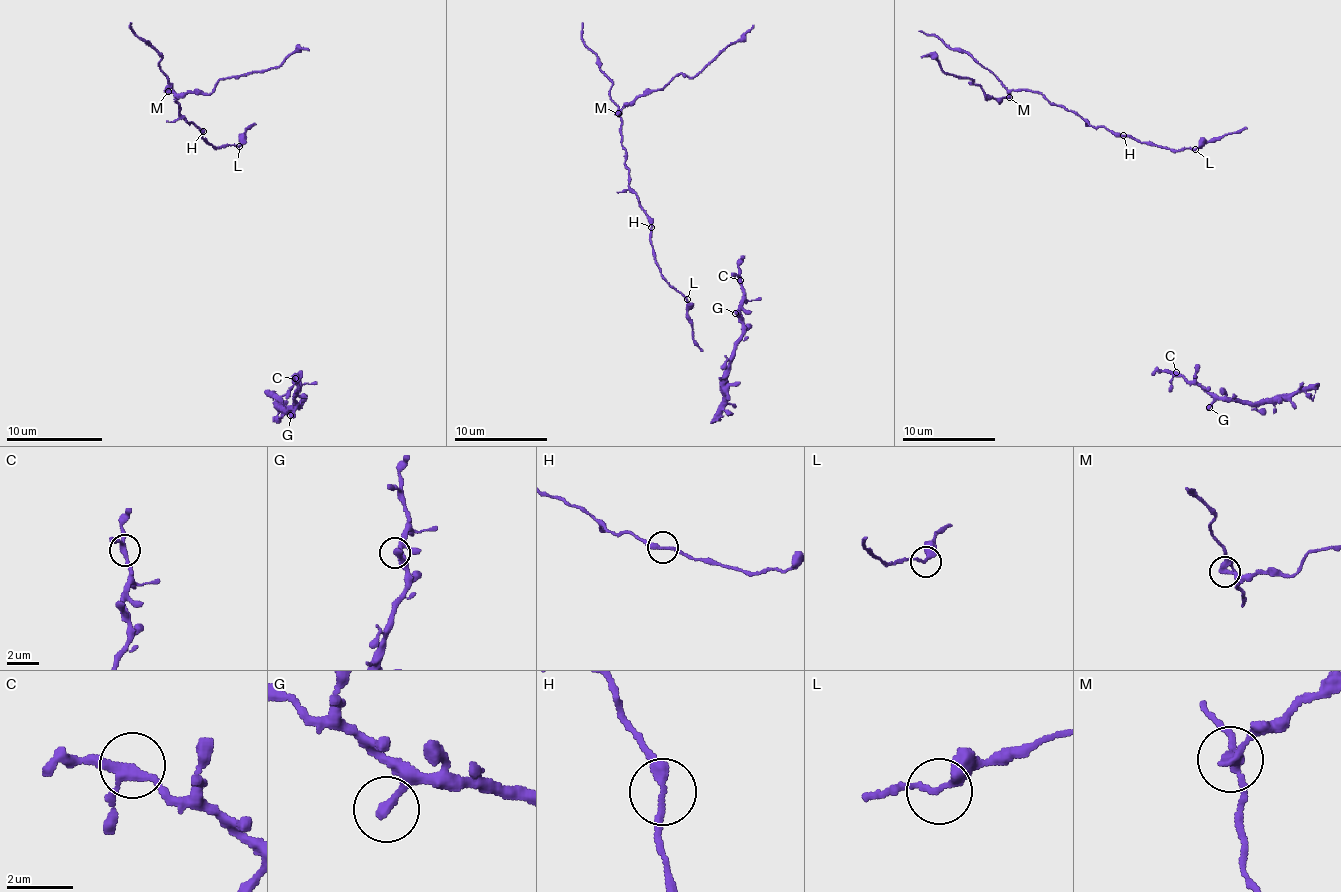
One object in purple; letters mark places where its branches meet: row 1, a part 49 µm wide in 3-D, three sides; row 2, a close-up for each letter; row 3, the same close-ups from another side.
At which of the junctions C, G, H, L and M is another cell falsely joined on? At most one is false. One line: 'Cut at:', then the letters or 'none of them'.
Cut at: M

